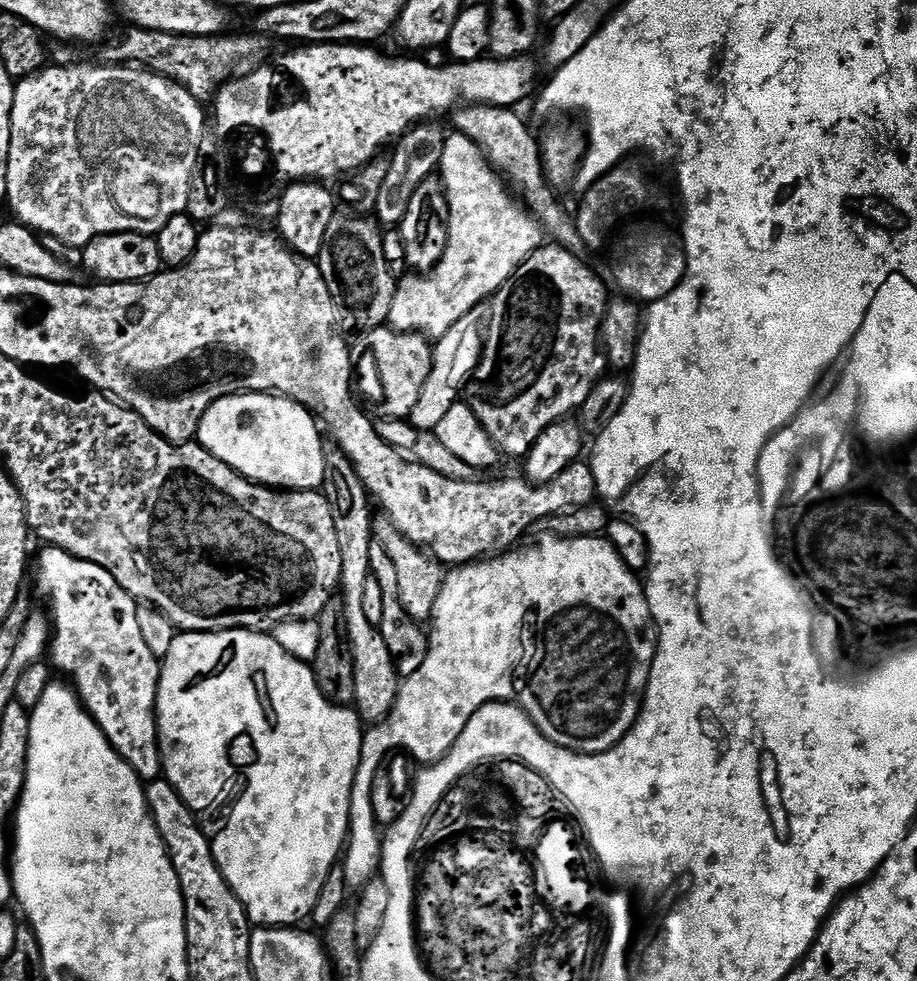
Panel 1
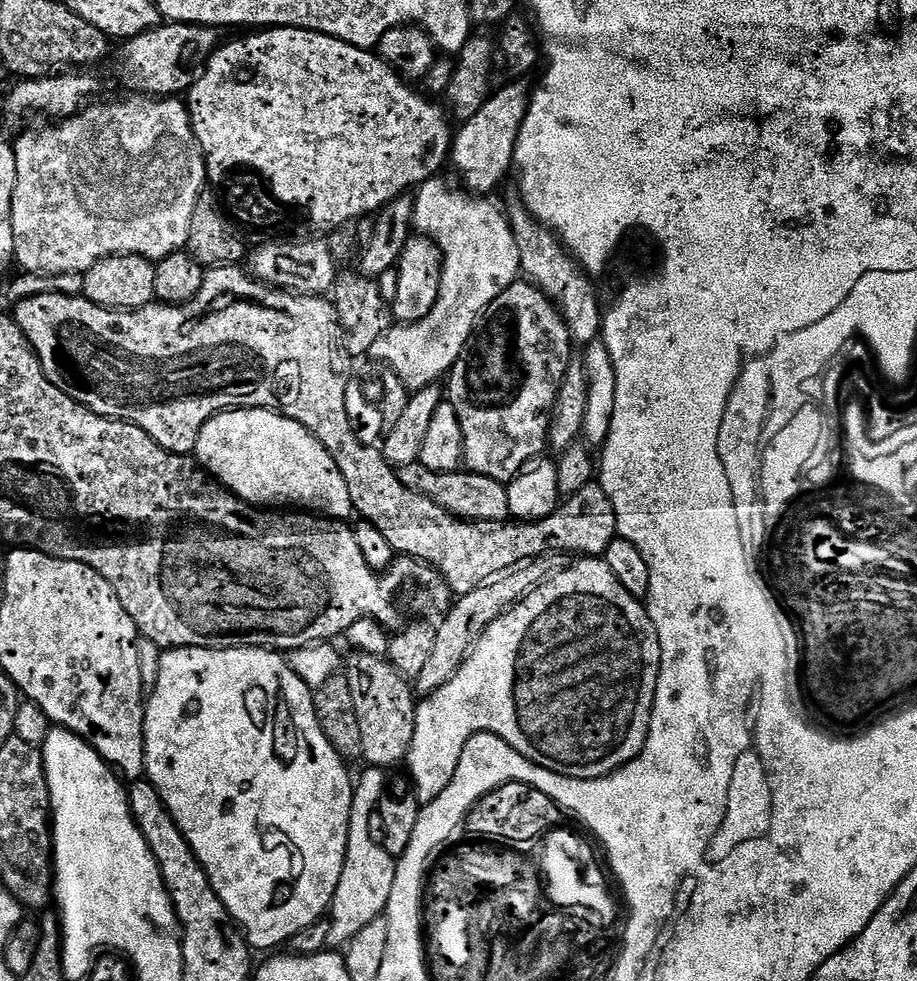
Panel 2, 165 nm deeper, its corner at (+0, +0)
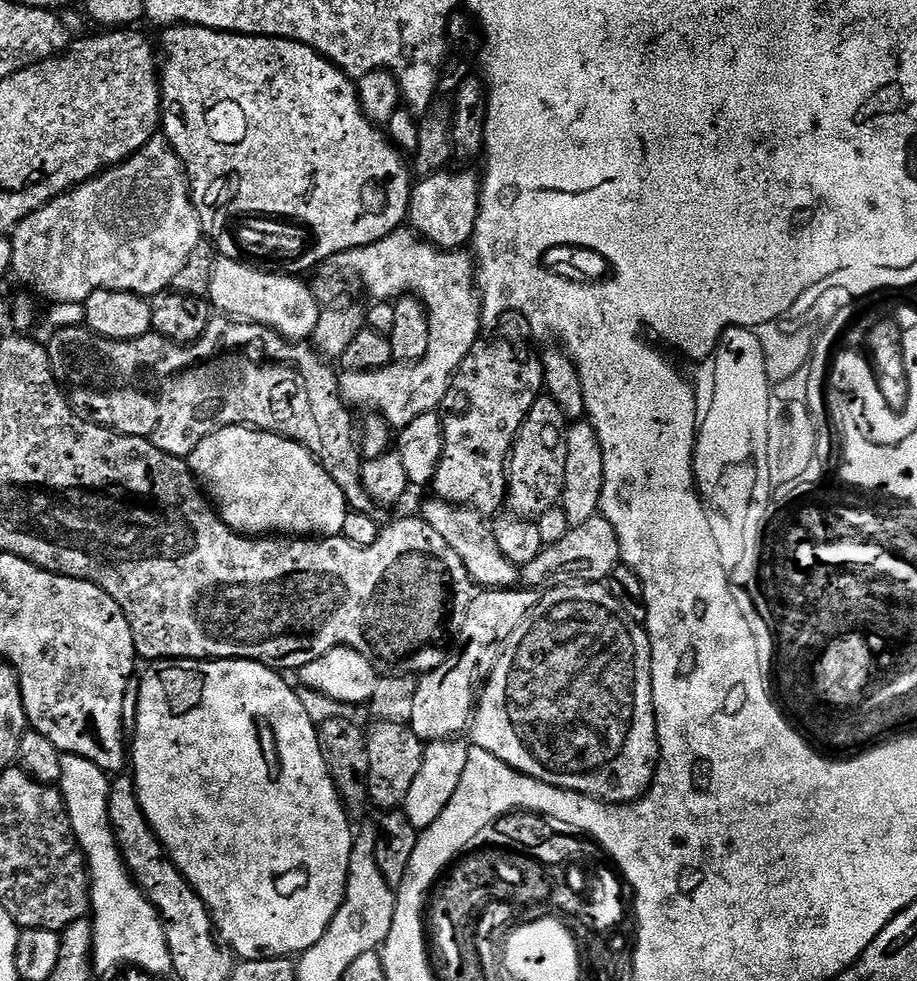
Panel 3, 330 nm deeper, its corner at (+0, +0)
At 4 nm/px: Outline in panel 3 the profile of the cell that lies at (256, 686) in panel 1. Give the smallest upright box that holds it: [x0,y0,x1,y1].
[130,660,354,960]

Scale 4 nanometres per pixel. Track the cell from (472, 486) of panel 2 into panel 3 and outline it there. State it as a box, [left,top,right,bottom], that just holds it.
[419,498,518,590]

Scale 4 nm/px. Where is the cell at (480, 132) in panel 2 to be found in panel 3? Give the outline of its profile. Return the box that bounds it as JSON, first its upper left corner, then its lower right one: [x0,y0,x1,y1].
[407,170,481,252]

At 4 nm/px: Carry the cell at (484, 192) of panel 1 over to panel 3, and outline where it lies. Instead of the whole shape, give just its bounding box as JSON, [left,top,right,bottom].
[330,226,482,430]

